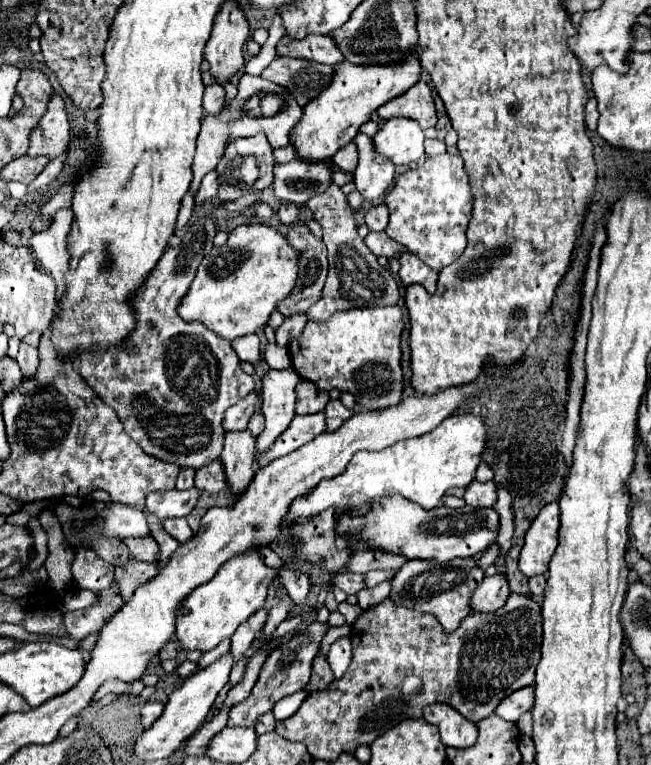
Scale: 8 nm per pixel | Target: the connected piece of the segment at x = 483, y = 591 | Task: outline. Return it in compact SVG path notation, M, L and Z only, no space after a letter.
M495 574L491 578L483 578L471 596L473 612L495 612L505 604L509 596L509 582L505 576Z

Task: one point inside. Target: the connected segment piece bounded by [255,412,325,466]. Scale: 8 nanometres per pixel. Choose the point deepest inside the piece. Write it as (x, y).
(302, 429)

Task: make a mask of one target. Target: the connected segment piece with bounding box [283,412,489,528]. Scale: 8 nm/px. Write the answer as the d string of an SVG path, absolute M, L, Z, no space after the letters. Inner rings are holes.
M467 412L447 416L435 430L419 438L401 440L399 444L393 444L379 452L357 452L343 474L331 480L323 480L323 484L319 484L319 488L315 488L311 496L295 500L283 528L287 528L299 516L313 516L327 510L329 506L345 508L347 512L361 516L363 512L367 512L373 498L393 494L401 494L421 508L431 510L439 504L449 488L465 488L475 480L477 466L481 464L487 450L487 436L487 424L479 416Z

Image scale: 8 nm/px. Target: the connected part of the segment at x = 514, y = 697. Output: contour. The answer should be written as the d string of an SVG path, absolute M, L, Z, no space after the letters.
M533 686L521 688L519 692L513 692L511 696L507 696L507 698L503 700L503 702L495 708L495 714L501 716L503 720L517 722L523 712L527 712L527 710L533 708L533 700L535 700Z

